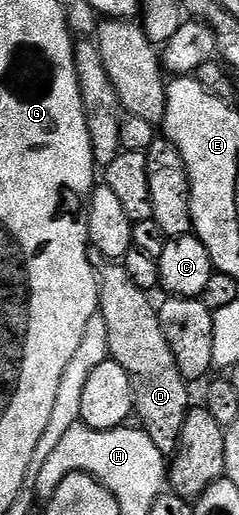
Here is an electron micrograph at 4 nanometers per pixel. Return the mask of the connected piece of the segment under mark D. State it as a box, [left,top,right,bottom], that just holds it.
[87,248,188,455]

